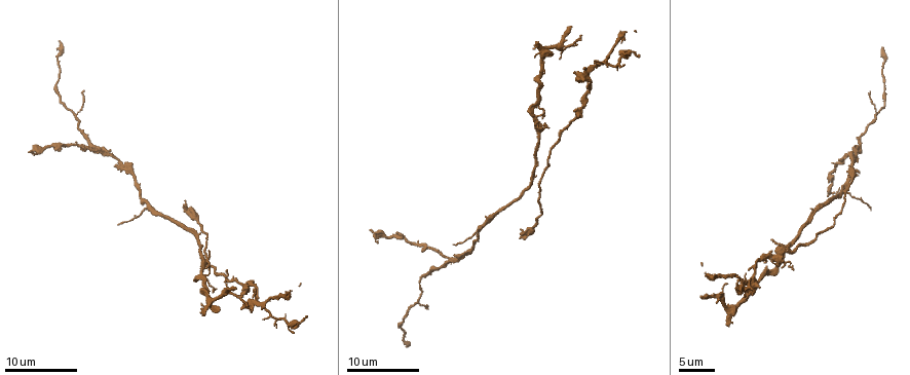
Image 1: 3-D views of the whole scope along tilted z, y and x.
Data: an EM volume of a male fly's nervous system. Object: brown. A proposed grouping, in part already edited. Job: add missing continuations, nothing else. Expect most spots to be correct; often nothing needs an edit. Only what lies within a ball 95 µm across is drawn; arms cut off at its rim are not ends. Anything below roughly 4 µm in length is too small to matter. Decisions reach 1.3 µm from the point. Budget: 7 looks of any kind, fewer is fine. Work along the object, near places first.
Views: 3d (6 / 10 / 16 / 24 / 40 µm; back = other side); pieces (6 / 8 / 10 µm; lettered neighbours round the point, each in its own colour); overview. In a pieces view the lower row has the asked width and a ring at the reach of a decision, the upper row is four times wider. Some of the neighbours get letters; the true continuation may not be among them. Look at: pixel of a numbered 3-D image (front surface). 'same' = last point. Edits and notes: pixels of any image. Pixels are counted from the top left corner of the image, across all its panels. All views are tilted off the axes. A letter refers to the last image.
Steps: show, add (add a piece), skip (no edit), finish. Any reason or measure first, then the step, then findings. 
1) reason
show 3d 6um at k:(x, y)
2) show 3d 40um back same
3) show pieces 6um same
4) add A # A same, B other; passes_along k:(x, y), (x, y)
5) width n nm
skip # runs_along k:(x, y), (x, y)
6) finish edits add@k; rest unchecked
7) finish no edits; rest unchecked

show pieces 6um at 1:(243, 306)

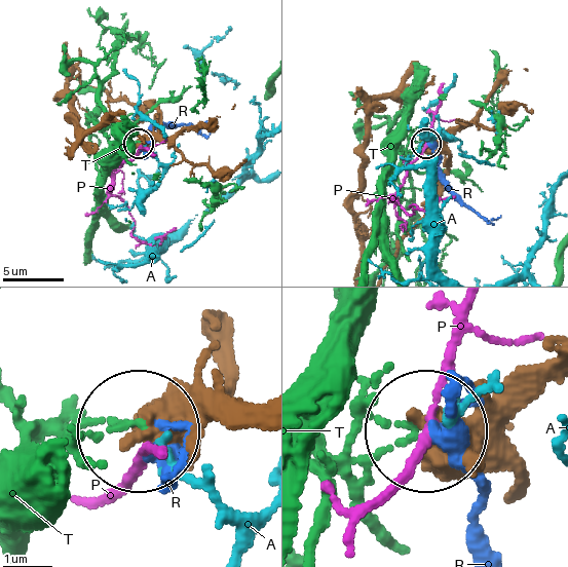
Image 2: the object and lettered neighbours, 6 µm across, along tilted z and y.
skip # A other, P other, R other, T other; none of them fits

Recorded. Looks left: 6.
branch stops here
show 3d 10um at 1:(211, 271)

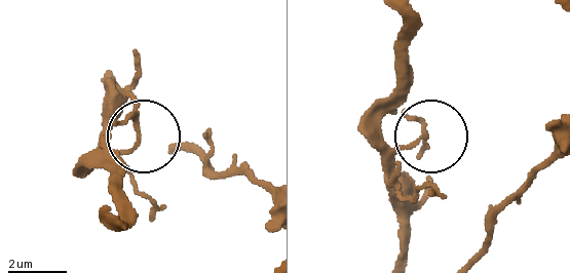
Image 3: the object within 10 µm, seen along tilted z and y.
show pieces 6um at 3:(137, 141)

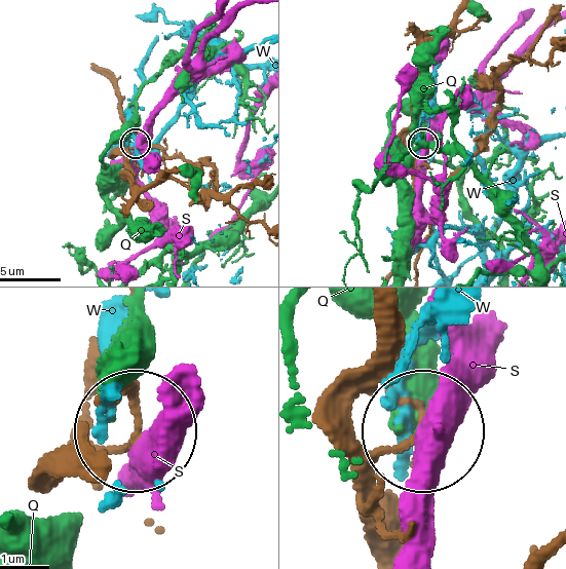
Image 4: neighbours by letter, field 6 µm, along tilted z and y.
skip # Q other, S other, W other; none of them fits

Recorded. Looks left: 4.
long arm stops here
show 3d 6um at 1:(187, 203)

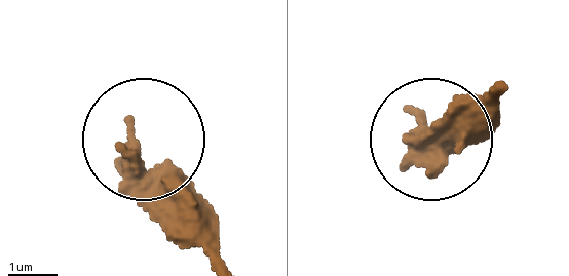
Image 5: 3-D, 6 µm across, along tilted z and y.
show pieces 6um at 5:(134, 120)

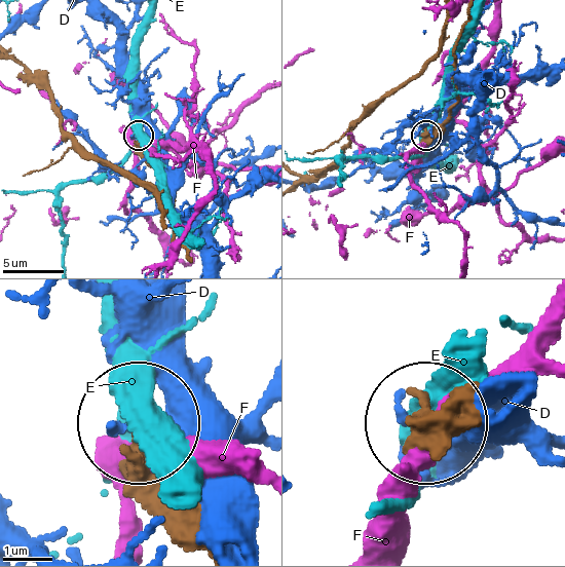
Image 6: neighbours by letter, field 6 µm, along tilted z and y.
skip # D other, E other, F other; no lettered piece goes on from it

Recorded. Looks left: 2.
finish no edits; rest unchecked

